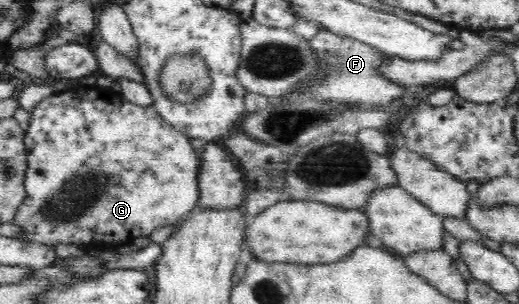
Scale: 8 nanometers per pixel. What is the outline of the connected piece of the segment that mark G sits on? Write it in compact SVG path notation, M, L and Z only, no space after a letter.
M106 83L98 85L96 88L90 88L90 92L82 88L72 88L72 92L56 93L56 96L46 97L42 100L36 110L32 112L32 124L26 128L24 134L24 145L26 145L26 161L28 161L28 170L24 172L24 202L22 208L16 208L16 224L24 228L24 240L34 240L42 242L40 245L54 246L58 242L74 242L74 244L88 244L88 246L100 246L104 248L114 248L118 242L129 242L132 238L148 237L156 228L176 224L180 218L190 214L200 198L196 184L196 174L200 168L200 157L196 156L196 150L190 143L190 138L183 132L176 130L169 122L160 117L158 113L149 106L136 105L124 99L119 93L104 94Z

